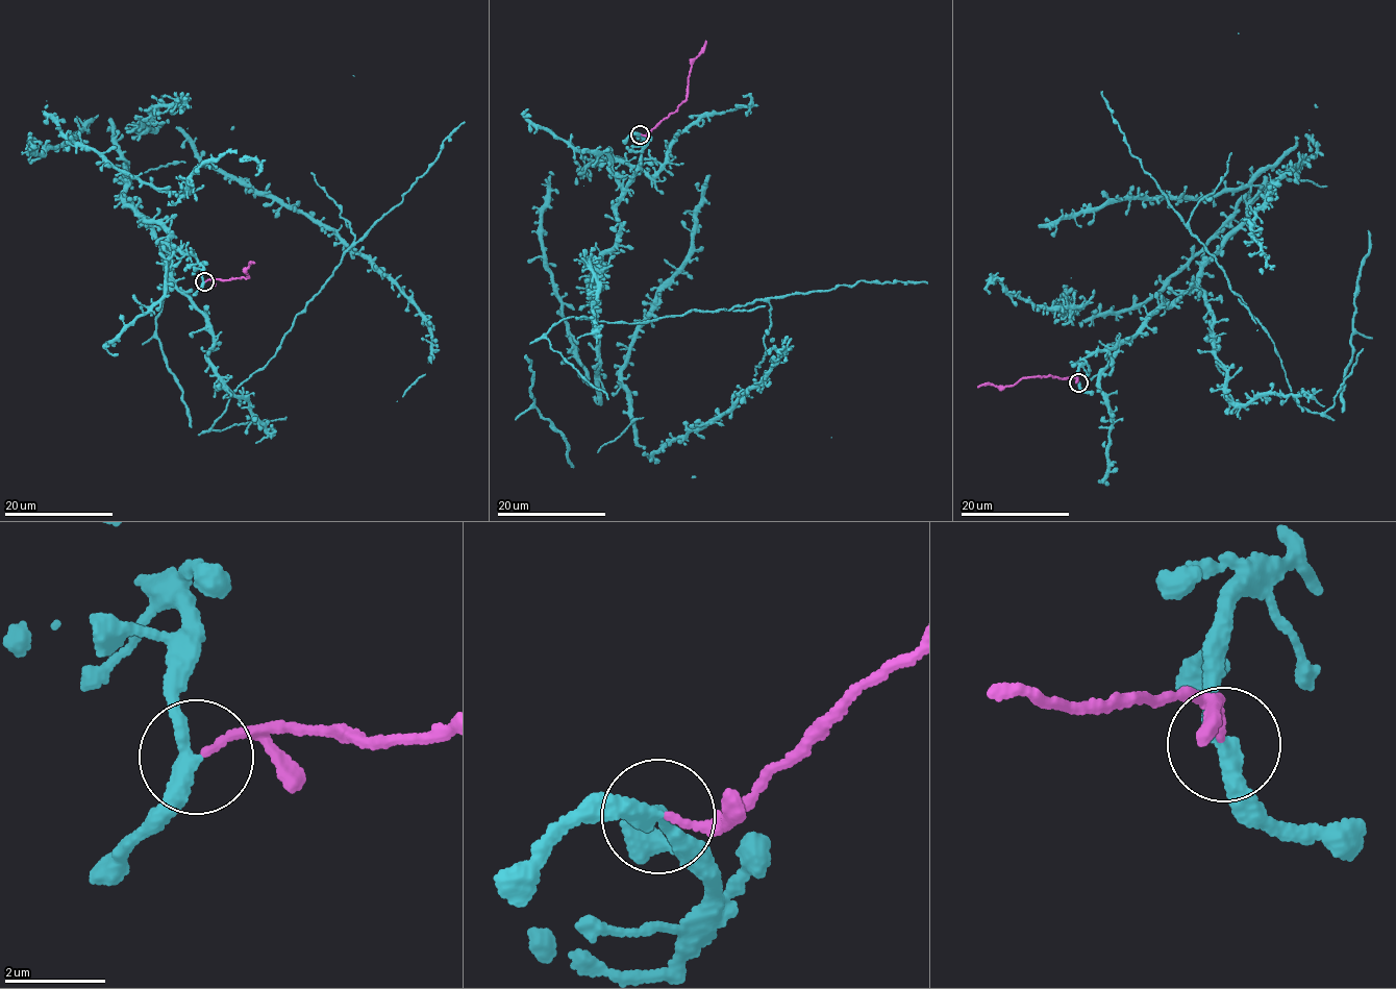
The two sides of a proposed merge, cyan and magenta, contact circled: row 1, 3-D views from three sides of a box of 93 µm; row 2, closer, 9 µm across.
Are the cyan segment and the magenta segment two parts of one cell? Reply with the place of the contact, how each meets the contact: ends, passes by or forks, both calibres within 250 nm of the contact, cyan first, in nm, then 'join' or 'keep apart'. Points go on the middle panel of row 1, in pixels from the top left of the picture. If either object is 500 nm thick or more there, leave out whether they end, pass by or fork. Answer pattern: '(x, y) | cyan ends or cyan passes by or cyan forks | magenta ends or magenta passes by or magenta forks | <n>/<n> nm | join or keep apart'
(640, 134) | cyan passes by | magenta ends | 320/140 nm | keep apart

